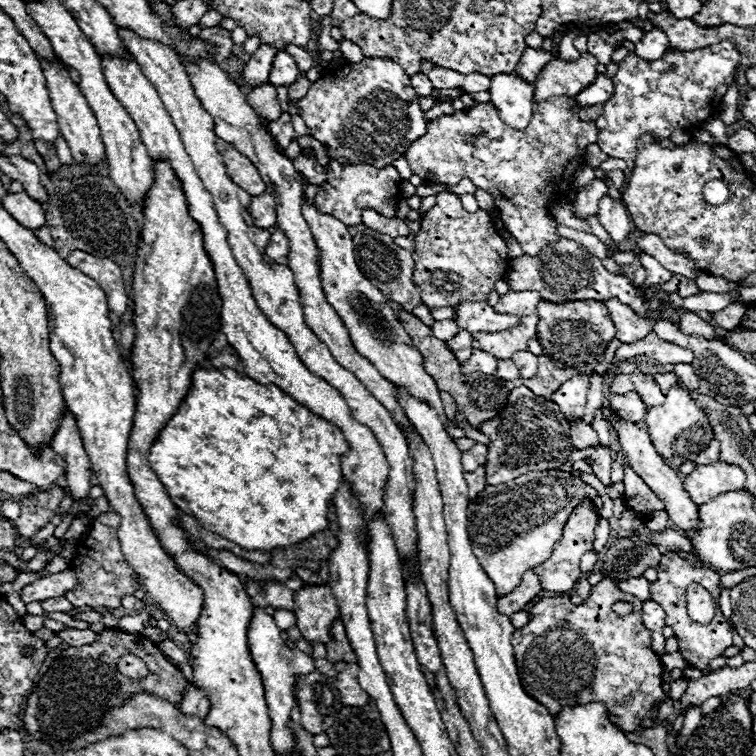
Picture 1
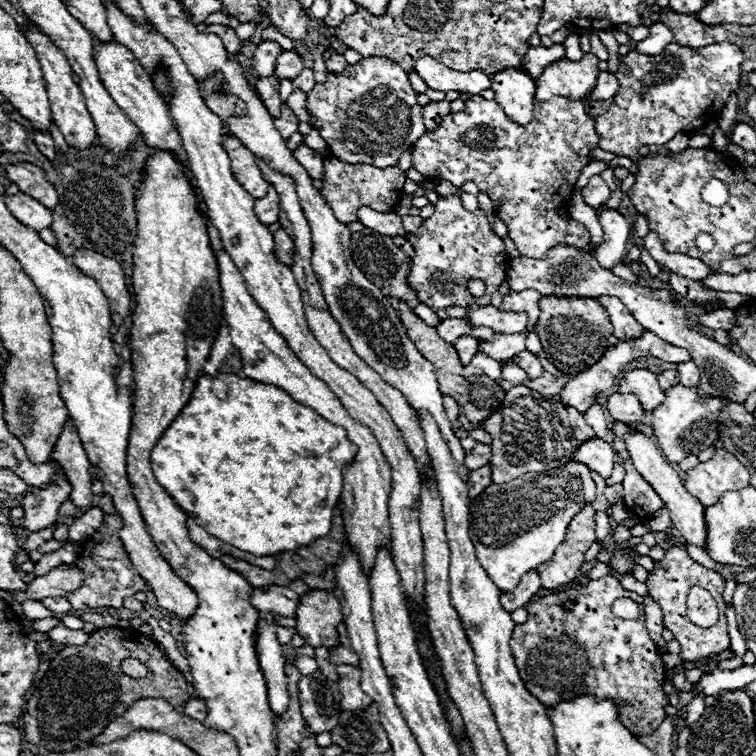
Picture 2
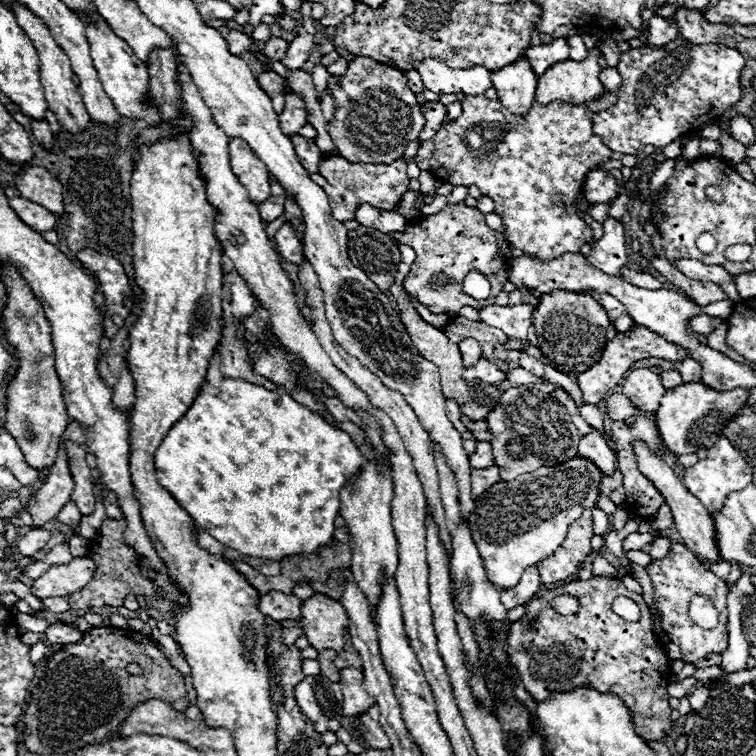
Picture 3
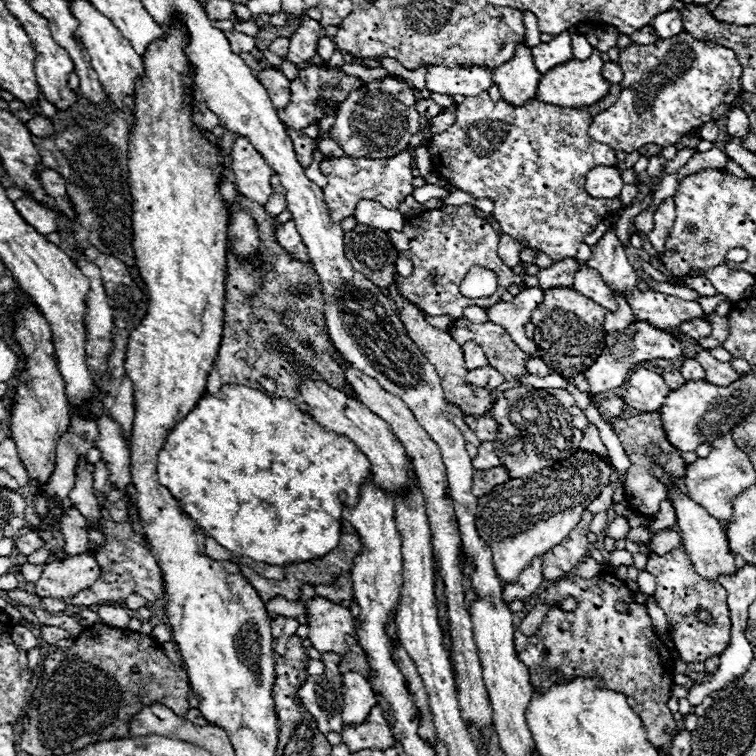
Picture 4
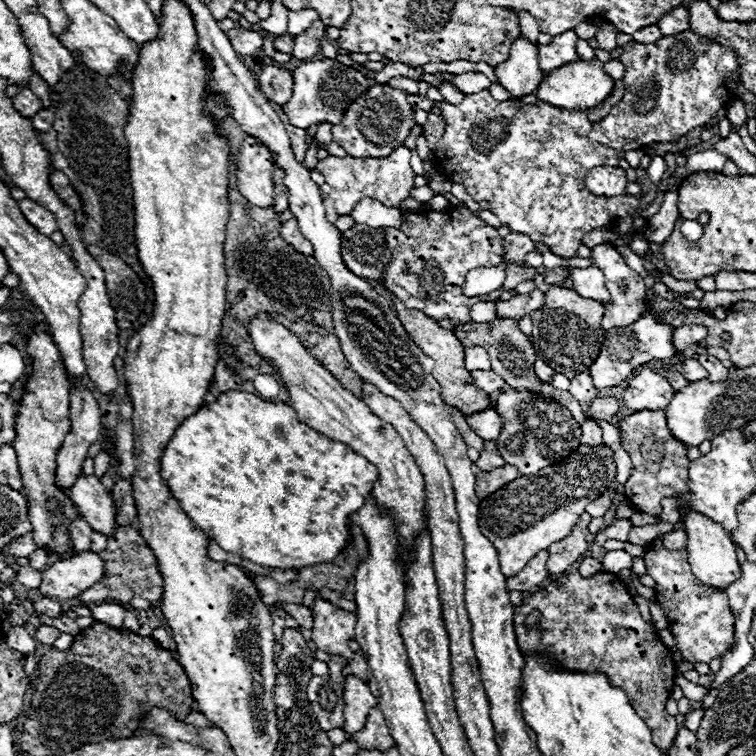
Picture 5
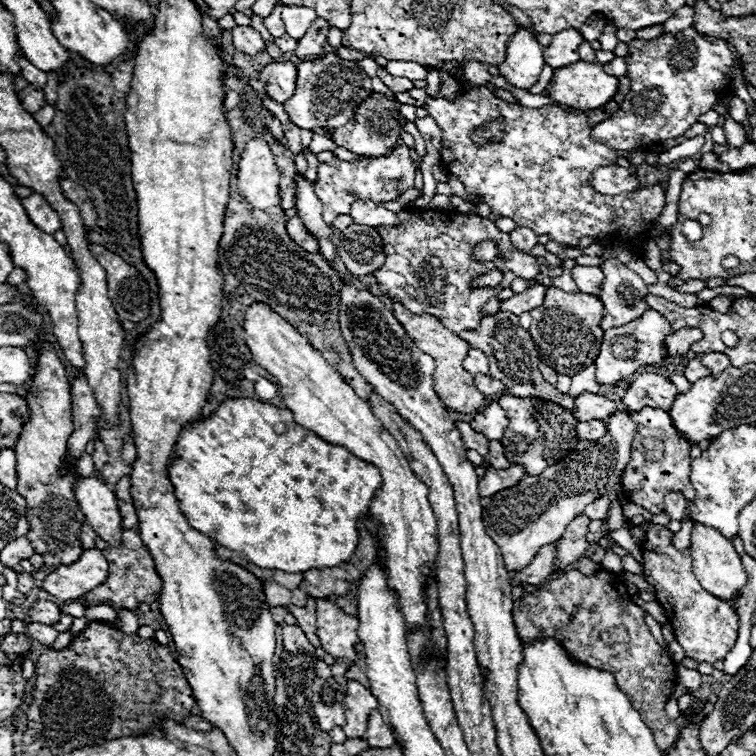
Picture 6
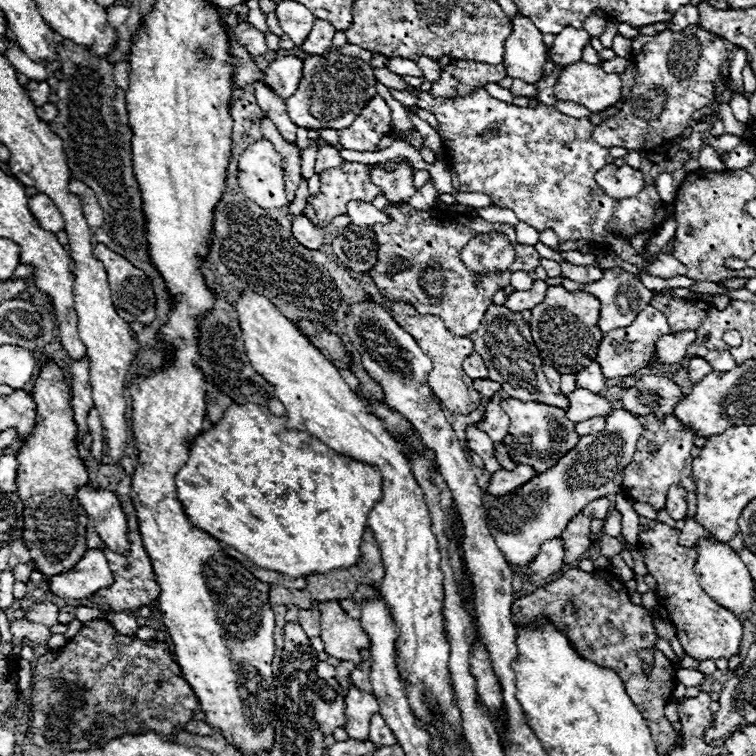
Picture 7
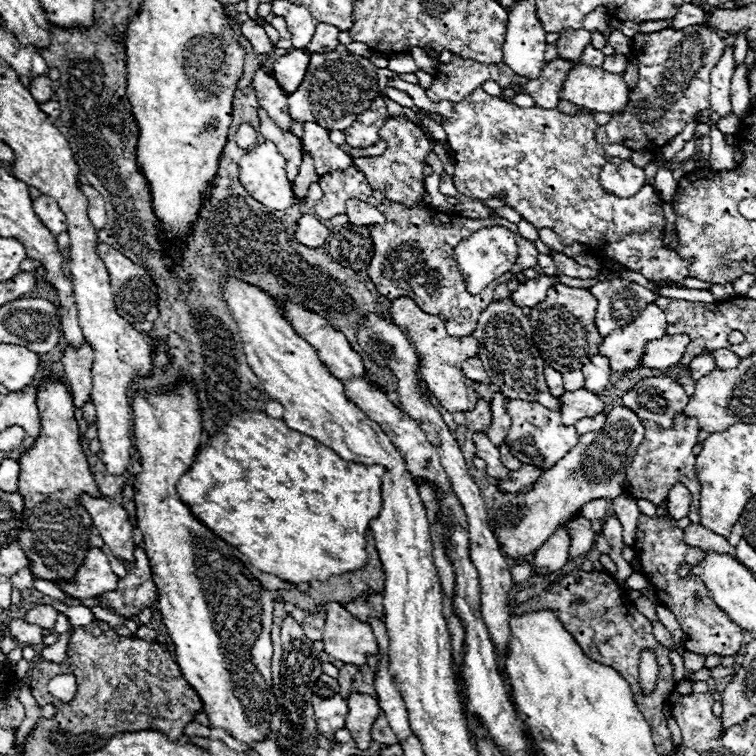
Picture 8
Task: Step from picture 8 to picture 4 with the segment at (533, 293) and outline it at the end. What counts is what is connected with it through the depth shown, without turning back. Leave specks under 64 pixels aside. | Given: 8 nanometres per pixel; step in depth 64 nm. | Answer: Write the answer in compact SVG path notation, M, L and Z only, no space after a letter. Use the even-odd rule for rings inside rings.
M528 288L514 296L512 302L498 302L488 308L488 318L494 324L500 324L508 330L512 340L528 354L536 356L536 344L526 336L524 324L530 320L532 310L536 310L544 300L544 292L540 288Z

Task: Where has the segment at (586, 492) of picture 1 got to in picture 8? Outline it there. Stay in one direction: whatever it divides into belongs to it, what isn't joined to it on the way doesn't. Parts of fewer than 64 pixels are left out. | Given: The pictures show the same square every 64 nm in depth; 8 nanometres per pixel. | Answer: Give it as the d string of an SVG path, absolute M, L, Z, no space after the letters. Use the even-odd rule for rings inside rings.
M612 406L606 412L606 424L600 432L588 432L580 436L576 448L572 448L564 460L548 468L532 486L532 490L518 494L516 502L500 508L492 528L504 552L518 560L526 558L528 554L536 552L556 532L556 528L570 520L586 502L598 498L614 502L624 492L626 466L632 462L642 440L644 426L640 418L624 406Z

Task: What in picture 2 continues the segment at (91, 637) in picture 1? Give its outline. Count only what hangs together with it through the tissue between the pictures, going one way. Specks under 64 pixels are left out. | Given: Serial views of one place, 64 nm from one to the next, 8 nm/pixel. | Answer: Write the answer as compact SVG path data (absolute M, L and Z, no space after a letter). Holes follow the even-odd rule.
M58 624L48 632L48 638L58 644L86 644L88 634L84 630L70 630L70 628Z

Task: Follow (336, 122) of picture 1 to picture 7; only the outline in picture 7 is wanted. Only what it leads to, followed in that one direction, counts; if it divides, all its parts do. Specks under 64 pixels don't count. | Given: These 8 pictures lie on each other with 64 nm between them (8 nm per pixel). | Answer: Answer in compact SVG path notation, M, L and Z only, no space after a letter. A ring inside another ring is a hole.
M374 96L366 104L364 112L360 112L360 116L348 128L338 132L340 144L348 150L376 150L380 138L388 134L390 124L390 108L386 106L384 98Z

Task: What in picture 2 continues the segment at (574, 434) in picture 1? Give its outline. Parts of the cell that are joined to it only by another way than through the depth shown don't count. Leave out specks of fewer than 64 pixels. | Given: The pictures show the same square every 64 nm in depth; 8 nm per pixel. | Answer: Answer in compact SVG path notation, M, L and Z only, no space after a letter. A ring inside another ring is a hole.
M568 408L568 414L570 414L570 416L568 416L570 426L572 426L574 436L576 436L578 442L584 442L586 438L592 438L592 436L594 436L594 430L584 422L584 418L582 418L580 412L576 412L574 408Z

